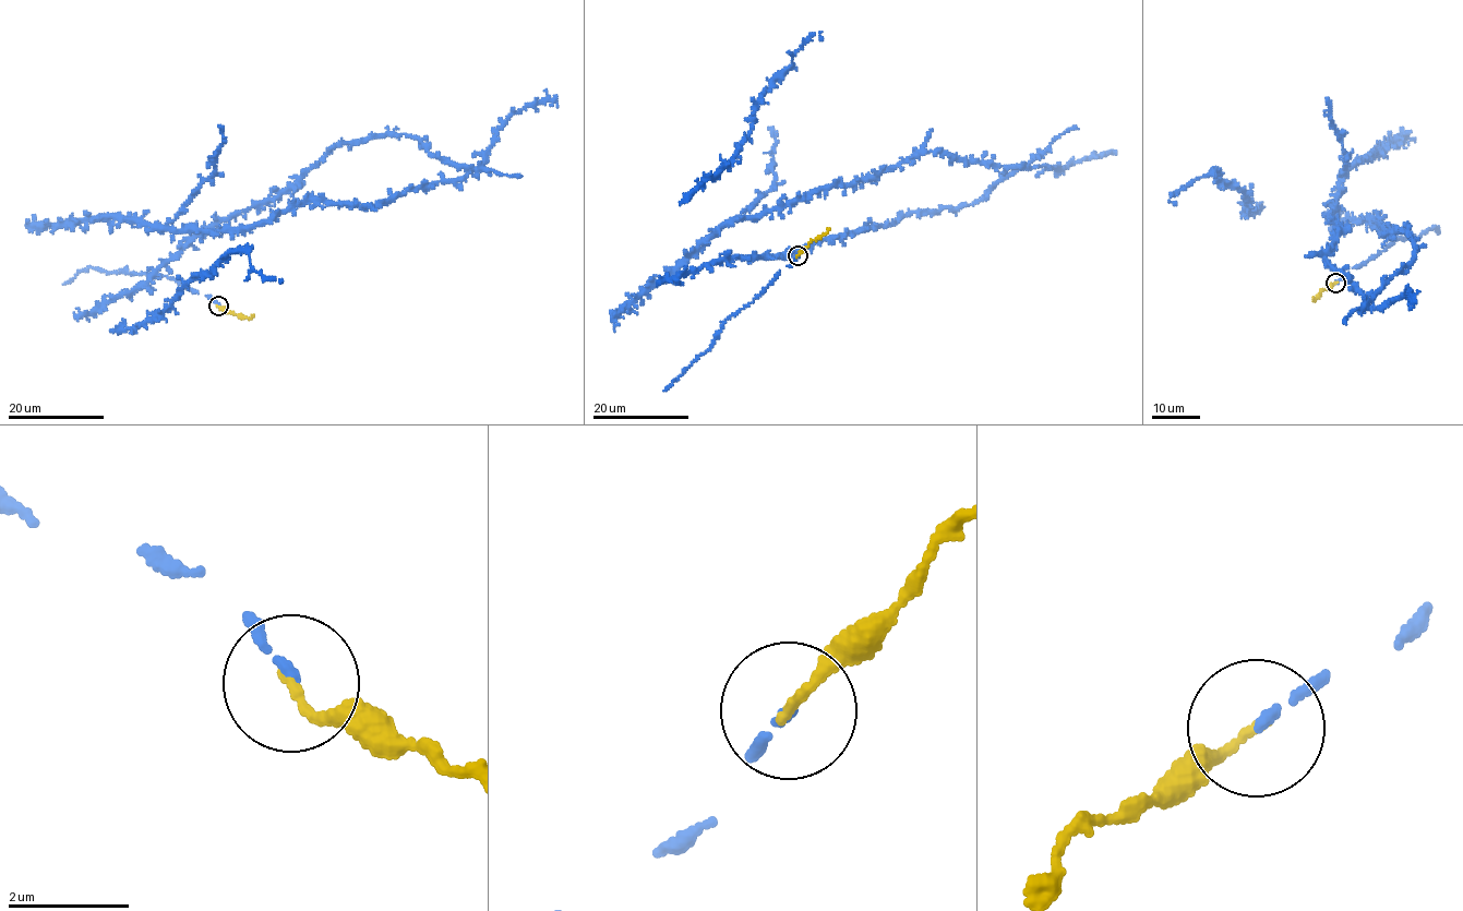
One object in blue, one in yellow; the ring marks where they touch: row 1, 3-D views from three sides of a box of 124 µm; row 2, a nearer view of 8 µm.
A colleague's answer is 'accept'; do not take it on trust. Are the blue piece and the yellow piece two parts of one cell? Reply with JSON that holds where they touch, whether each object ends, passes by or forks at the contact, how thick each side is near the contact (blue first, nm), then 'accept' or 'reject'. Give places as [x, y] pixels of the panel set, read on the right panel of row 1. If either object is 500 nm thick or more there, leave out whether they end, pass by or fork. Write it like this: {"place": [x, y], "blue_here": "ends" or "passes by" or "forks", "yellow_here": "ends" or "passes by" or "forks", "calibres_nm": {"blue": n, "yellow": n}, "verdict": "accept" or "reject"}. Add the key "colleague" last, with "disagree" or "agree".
{"place": [1335, 283], "blue_here": "ends", "yellow_here": "ends", "calibres_nm": {"blue": 140, "yellow": 140}, "verdict": "accept", "colleague": "agree"}

